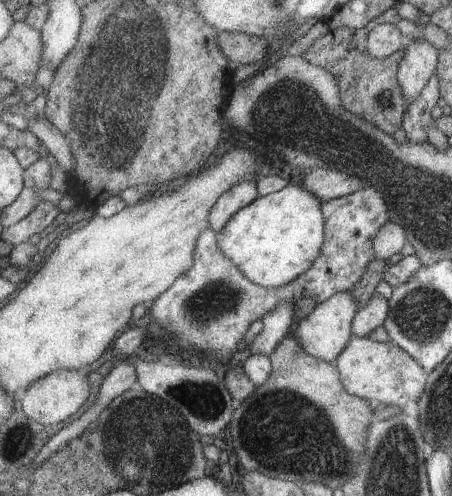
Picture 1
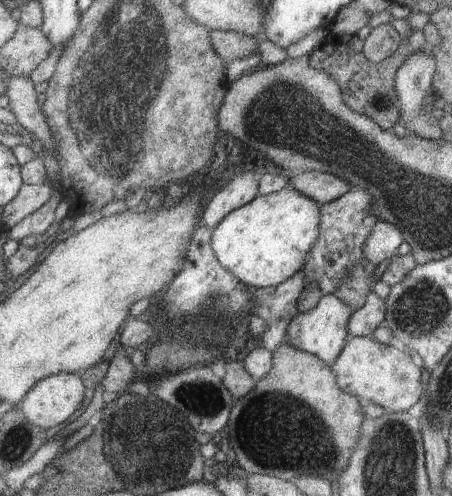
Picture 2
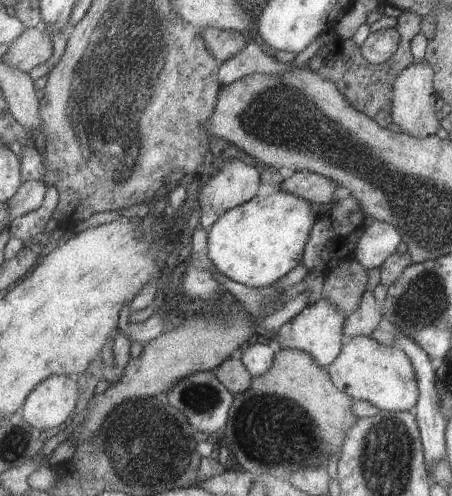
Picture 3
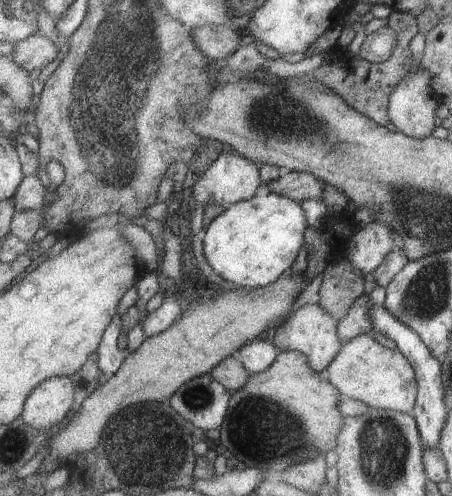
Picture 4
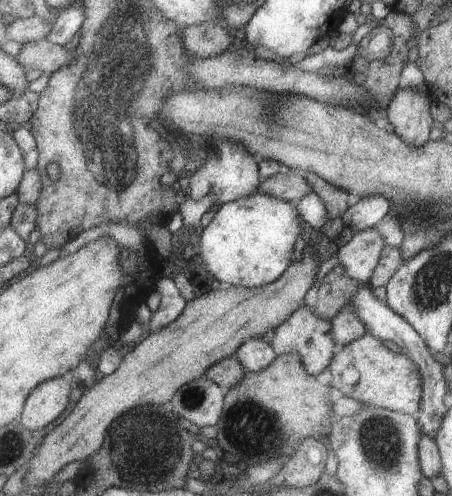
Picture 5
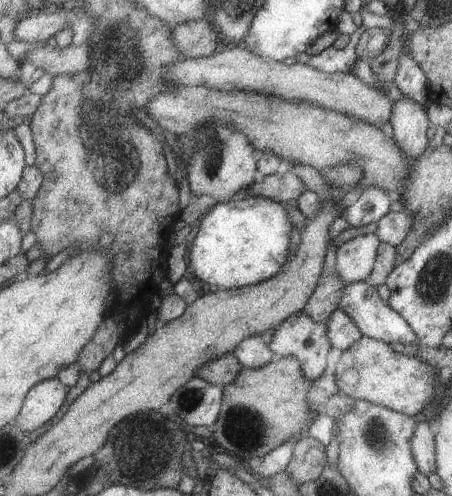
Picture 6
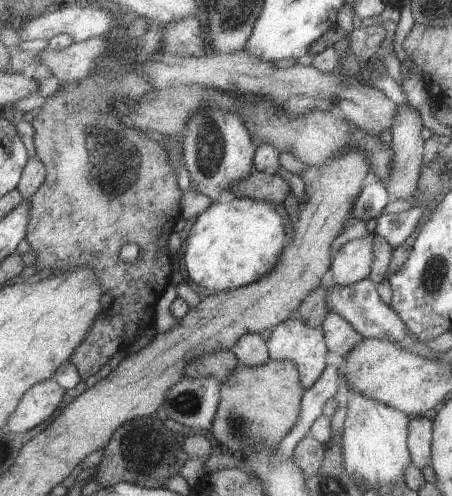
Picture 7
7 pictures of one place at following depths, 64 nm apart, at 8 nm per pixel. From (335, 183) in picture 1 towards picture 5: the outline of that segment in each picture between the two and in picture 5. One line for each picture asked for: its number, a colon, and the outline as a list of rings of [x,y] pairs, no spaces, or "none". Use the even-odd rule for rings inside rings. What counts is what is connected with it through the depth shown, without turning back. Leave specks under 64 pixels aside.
2: [[[303,172],[291,178],[289,186],[295,186],[299,192],[317,200],[321,206],[331,204],[353,190],[353,186],[345,178],[327,172]]]
3: [[[295,172],[281,184],[281,192],[301,196],[319,206],[335,204],[335,198],[343,196],[343,190],[339,188],[337,182],[315,172]]]
4: [[[289,172],[287,176],[271,182],[269,186],[263,188],[263,192],[271,192],[271,194],[281,194],[287,198],[293,198],[297,202],[305,202],[305,200],[321,200],[323,198],[323,182],[313,176],[313,174],[305,174],[305,172]]]
5: [[[289,170],[287,174],[277,174],[269,180],[263,180],[257,192],[265,196],[287,200],[291,204],[299,204],[299,200],[313,194],[313,188],[305,176],[301,176],[295,170]]]

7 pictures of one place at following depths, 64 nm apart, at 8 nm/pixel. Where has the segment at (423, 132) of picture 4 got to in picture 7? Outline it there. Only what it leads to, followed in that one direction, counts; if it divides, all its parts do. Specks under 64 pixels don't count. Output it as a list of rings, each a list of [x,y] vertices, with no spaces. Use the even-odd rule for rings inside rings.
[[[403,106],[401,112],[395,118],[395,126],[393,126],[393,142],[391,142],[391,150],[393,150],[393,168],[391,168],[391,178],[387,180],[387,188],[393,196],[393,202],[403,200],[409,202],[417,190],[419,190],[419,180],[423,174],[423,152],[425,152],[425,140],[421,138],[421,128],[423,128],[423,120],[421,114],[415,108]]]

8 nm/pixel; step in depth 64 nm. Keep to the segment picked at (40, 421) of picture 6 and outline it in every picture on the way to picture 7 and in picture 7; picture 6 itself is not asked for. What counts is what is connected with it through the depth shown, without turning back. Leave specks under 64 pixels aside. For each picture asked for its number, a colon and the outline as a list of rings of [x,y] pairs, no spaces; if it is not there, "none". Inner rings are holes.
7: [[[45,380],[41,384],[35,384],[21,400],[19,408],[11,416],[11,422],[7,424],[13,432],[31,432],[39,428],[43,422],[47,422],[63,402],[63,396],[67,390],[53,380]]]

